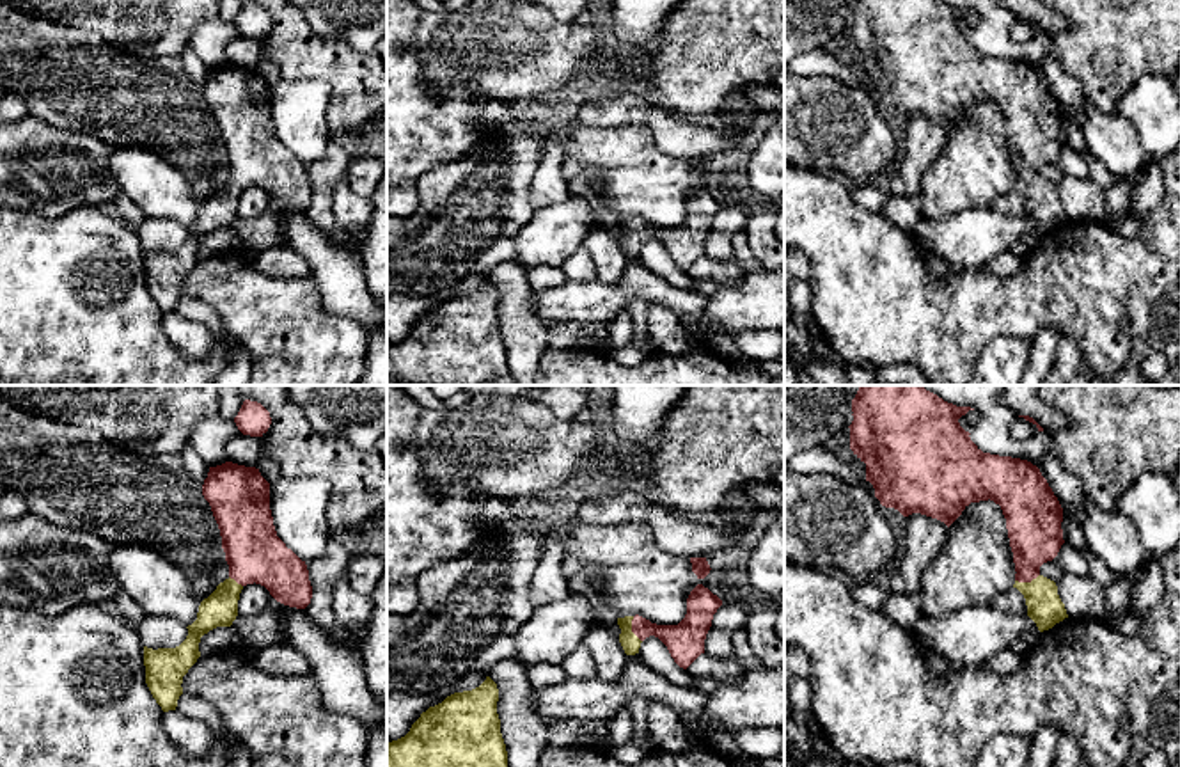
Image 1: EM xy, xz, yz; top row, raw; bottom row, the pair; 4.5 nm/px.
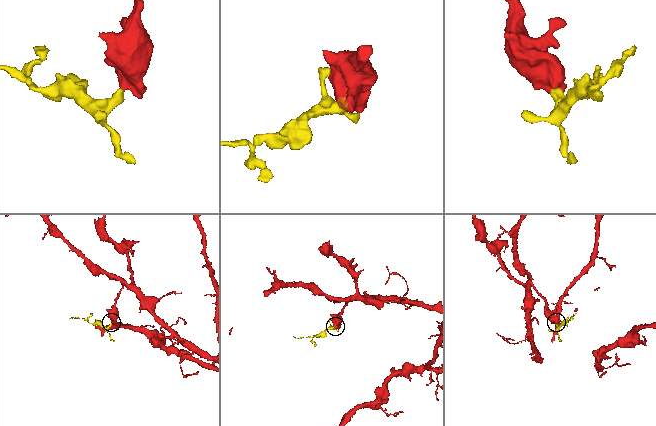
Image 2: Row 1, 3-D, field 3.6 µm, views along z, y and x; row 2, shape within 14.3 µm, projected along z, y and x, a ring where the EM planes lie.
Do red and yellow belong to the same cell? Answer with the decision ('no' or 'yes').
yes

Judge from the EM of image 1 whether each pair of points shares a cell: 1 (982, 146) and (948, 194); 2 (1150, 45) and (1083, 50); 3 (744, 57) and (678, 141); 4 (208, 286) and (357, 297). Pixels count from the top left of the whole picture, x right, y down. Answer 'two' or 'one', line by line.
1: one
2: one
3: two
4: two

